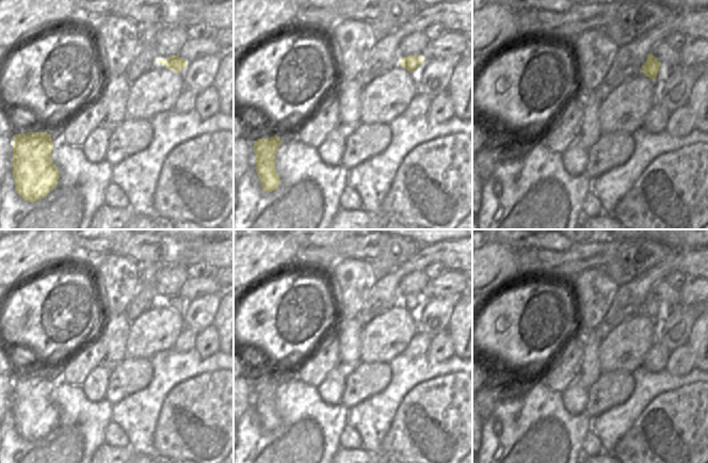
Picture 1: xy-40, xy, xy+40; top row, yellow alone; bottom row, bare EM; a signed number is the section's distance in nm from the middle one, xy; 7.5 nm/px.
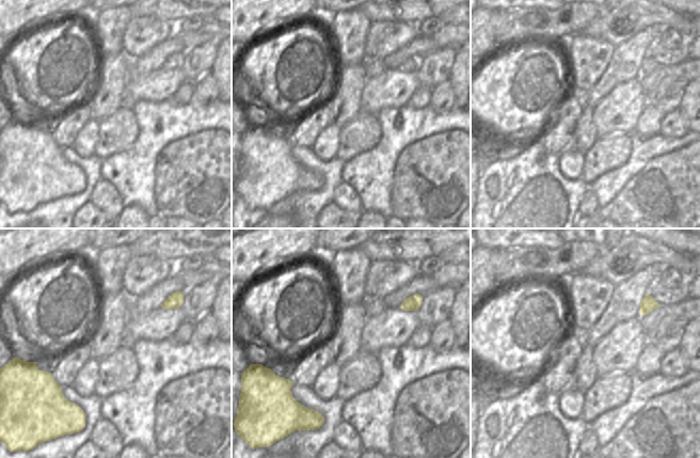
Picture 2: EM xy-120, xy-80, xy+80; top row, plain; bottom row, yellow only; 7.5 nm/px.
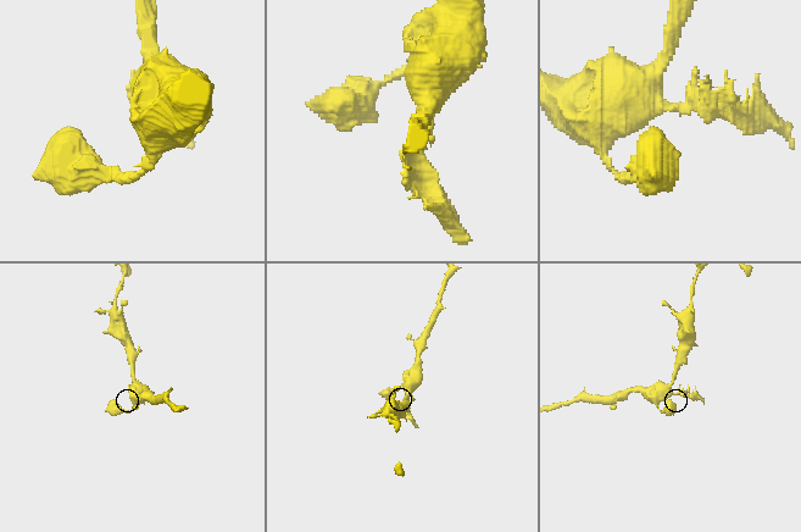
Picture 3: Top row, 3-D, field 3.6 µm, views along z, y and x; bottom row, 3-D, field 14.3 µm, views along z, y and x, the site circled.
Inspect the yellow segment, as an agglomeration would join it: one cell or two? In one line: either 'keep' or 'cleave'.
cleave

